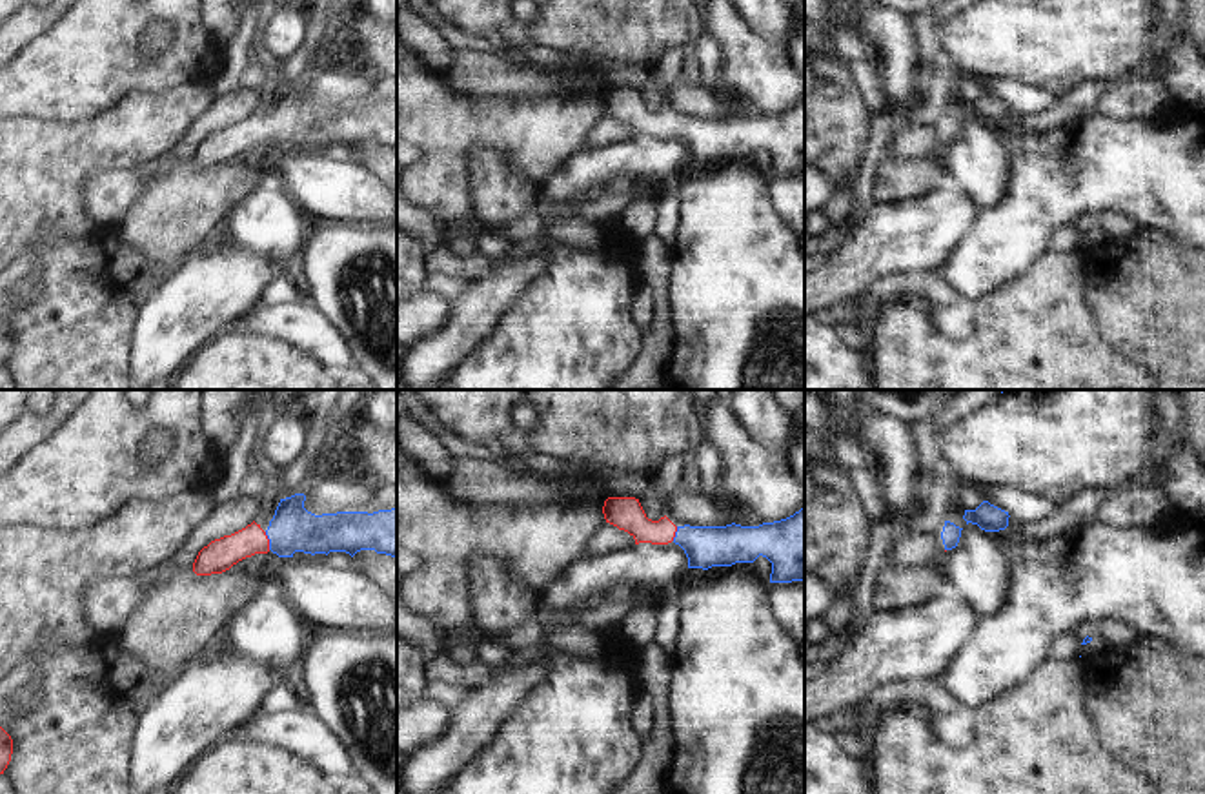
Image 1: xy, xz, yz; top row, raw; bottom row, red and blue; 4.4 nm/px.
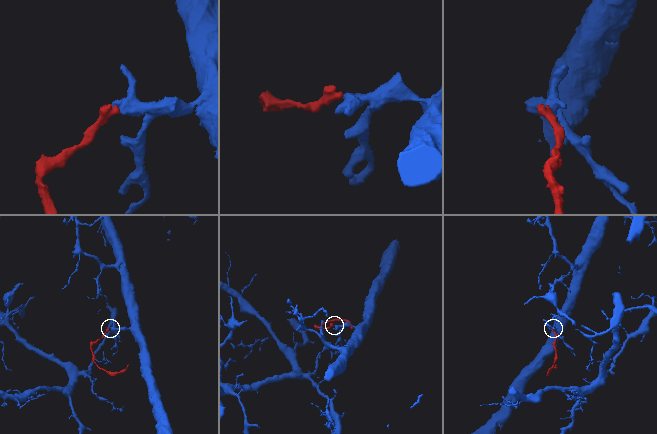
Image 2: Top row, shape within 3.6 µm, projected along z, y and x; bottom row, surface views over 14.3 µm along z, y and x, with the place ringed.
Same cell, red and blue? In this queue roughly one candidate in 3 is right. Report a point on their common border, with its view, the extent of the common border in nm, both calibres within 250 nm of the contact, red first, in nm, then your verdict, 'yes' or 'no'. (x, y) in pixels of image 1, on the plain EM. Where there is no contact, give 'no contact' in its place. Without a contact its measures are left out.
contact xy (268, 133); length 80 nm; calibres 140 and 200 nm; yes

